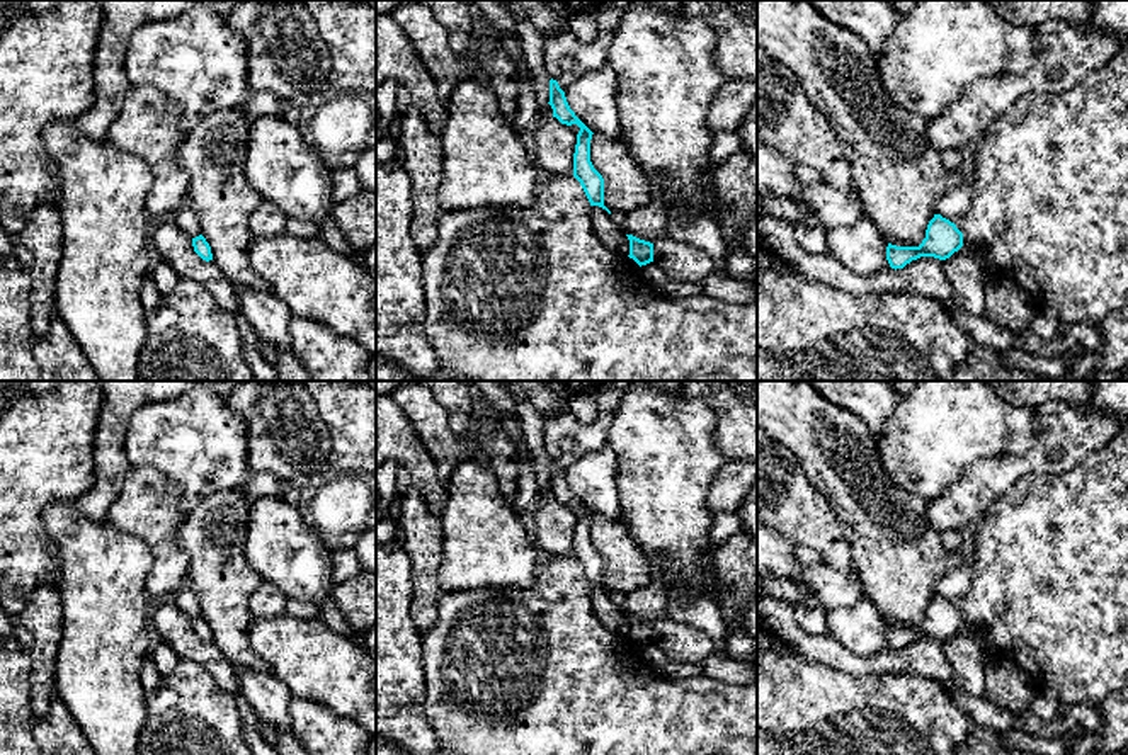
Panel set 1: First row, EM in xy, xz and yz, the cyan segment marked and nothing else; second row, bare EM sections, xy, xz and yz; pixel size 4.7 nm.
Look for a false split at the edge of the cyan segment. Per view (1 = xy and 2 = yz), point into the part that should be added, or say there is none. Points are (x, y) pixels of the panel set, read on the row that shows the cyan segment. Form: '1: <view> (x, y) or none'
1: none
2: none

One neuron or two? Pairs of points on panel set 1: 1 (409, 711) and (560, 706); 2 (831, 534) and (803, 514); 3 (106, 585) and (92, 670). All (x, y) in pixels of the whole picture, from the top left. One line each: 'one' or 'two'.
1: two
2: one
3: one

